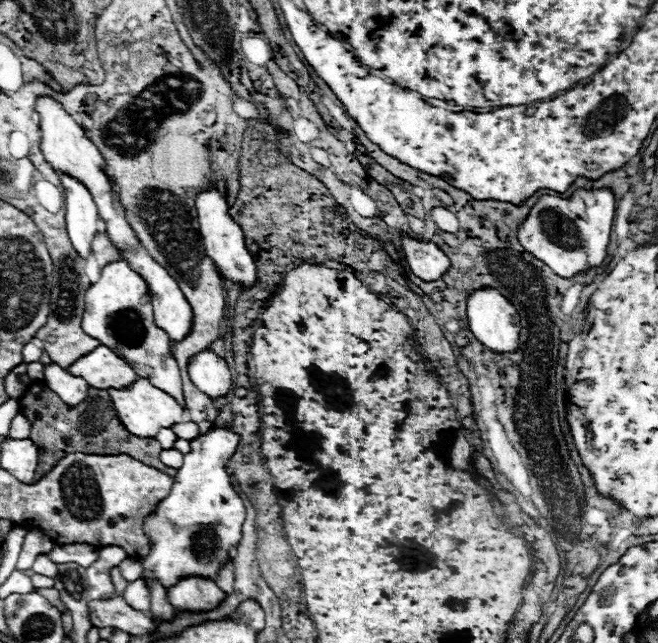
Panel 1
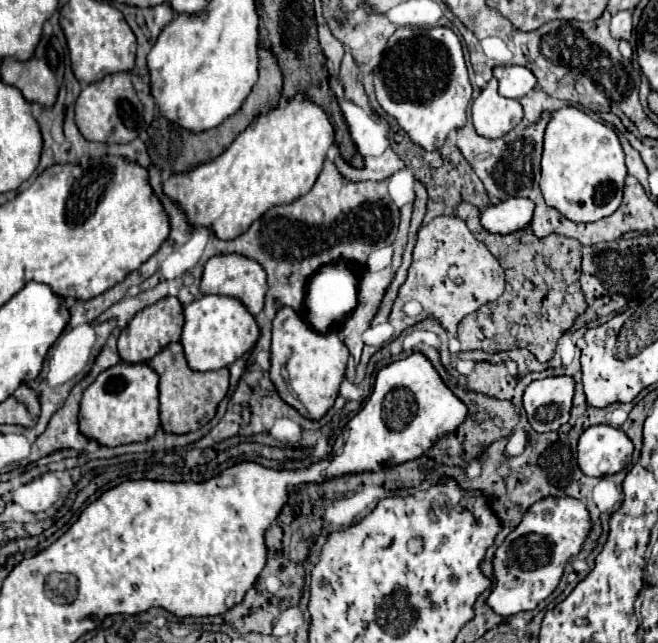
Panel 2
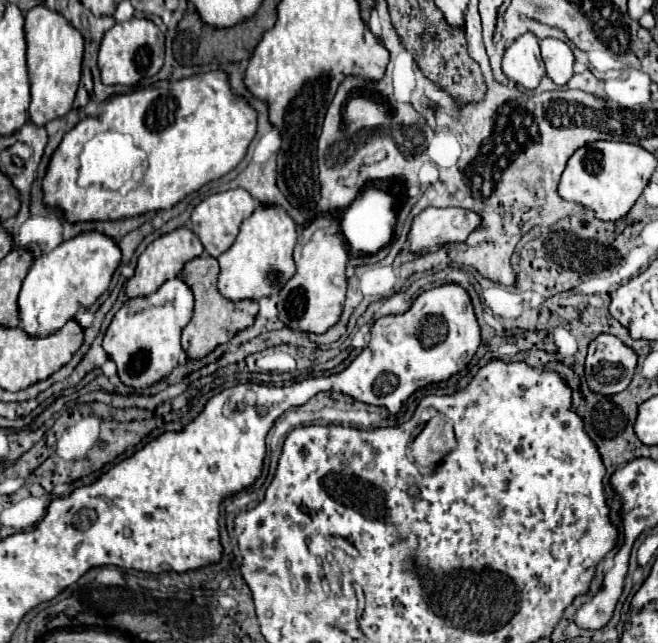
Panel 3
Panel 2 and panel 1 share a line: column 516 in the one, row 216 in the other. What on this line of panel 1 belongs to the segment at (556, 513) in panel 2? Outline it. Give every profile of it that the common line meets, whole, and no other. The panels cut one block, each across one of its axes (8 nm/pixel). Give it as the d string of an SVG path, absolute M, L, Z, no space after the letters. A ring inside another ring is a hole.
M578 188L570 198L540 196L526 220L518 226L520 244L558 276L572 278L588 266L600 266L606 258L614 218L614 194L610 188Z

